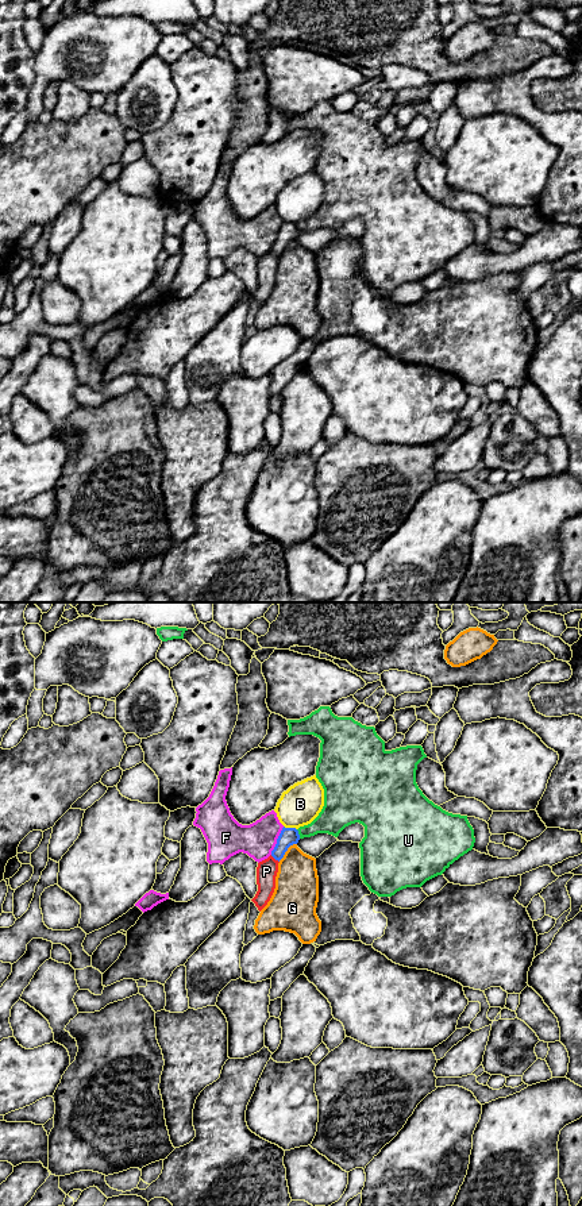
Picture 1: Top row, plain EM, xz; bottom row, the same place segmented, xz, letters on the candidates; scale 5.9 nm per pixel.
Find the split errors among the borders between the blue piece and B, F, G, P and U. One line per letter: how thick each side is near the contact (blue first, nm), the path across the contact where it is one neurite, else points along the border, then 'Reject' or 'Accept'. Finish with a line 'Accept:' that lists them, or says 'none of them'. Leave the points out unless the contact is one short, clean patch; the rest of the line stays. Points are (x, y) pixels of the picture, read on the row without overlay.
B: Thickness 110 nm (blue) against 240 nm. Reject
F: Thickness 110 nm (blue) against 200 nm. Reject
G: Thickness 110 nm (blue) against 260 nm. Reject
P: Thickness 110 nm (blue) against 130 nm. Boundary: xz (270, 250), (278, 257). Reject
U: Thickness 110 nm (blue) against 180 nm. Reject
Accept: none of them

